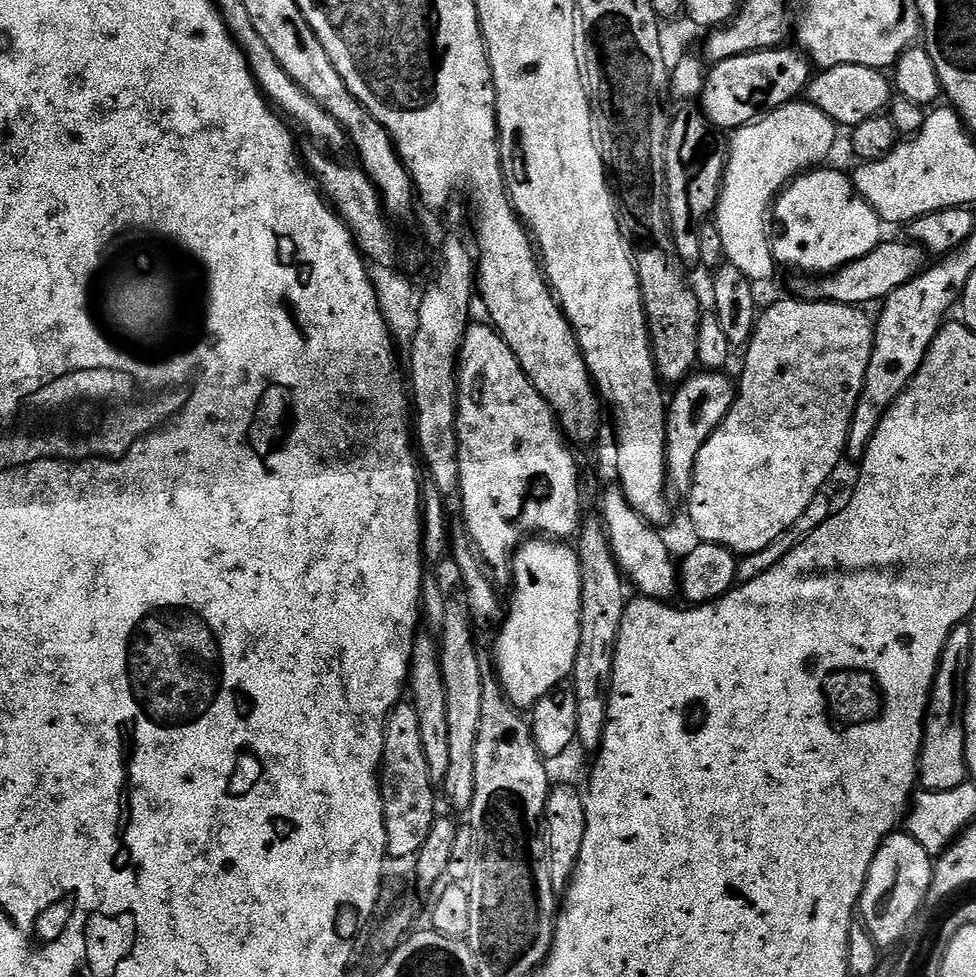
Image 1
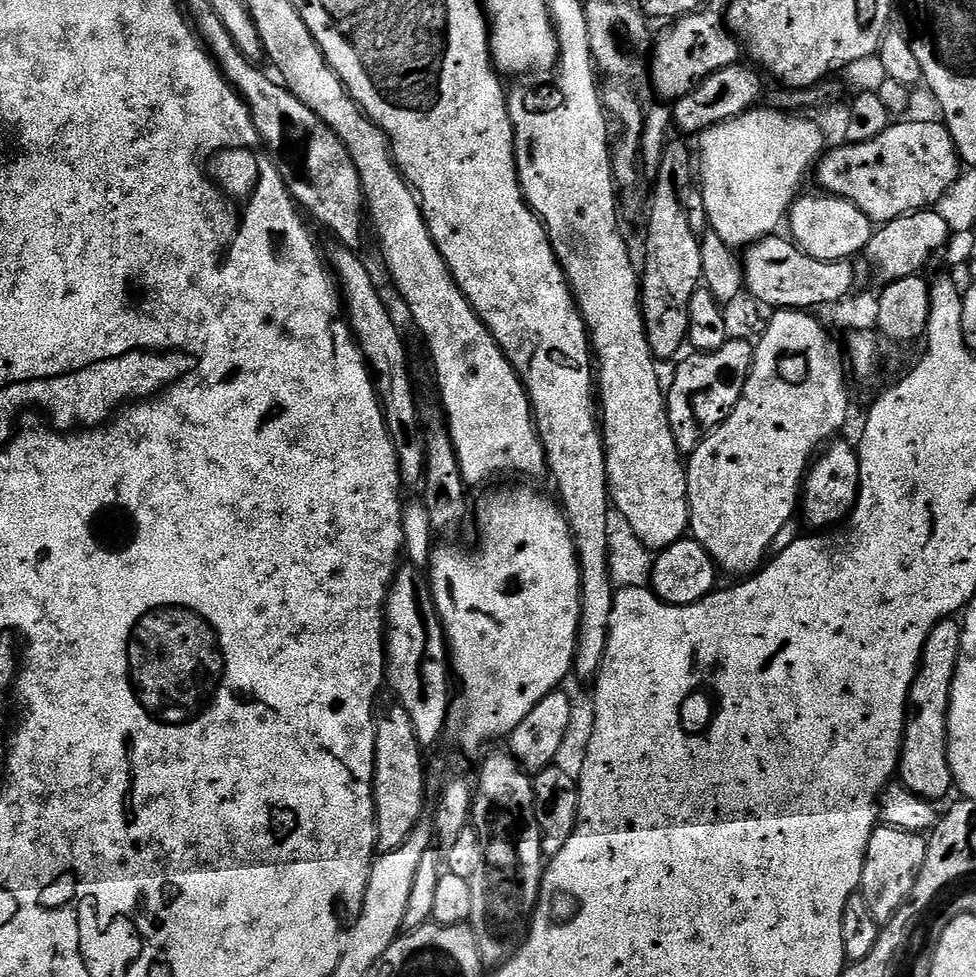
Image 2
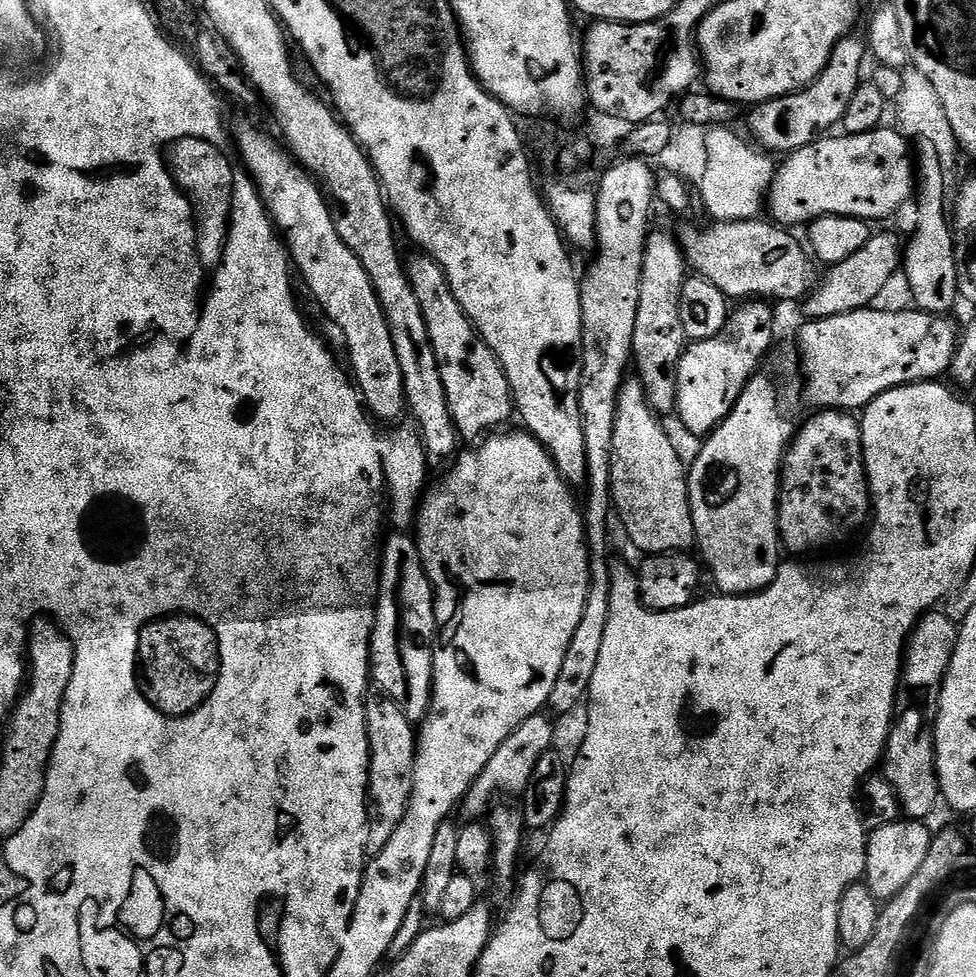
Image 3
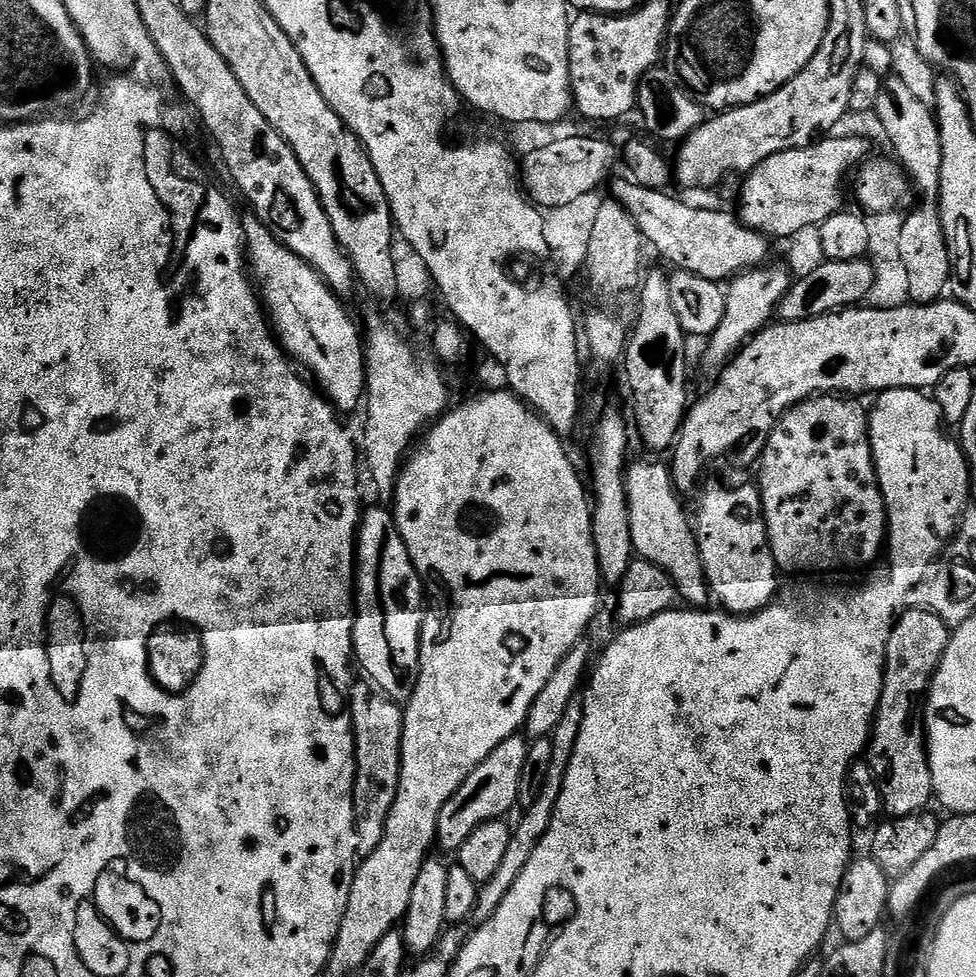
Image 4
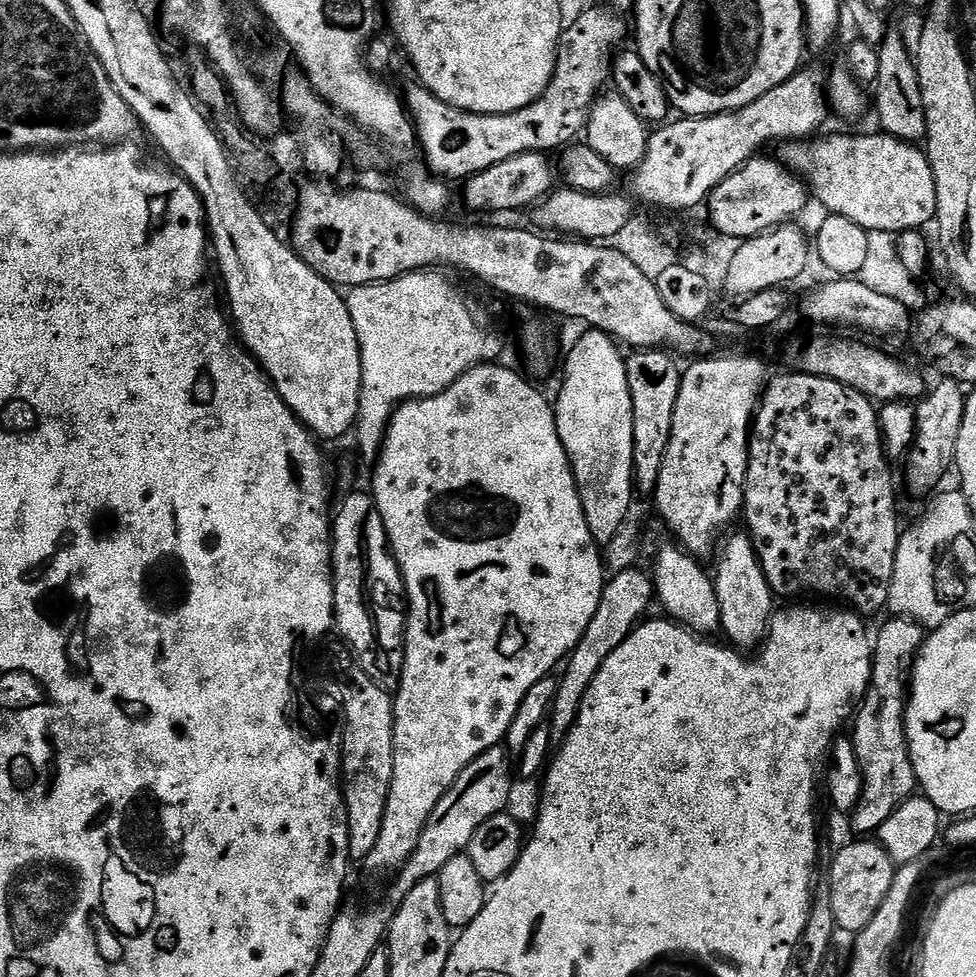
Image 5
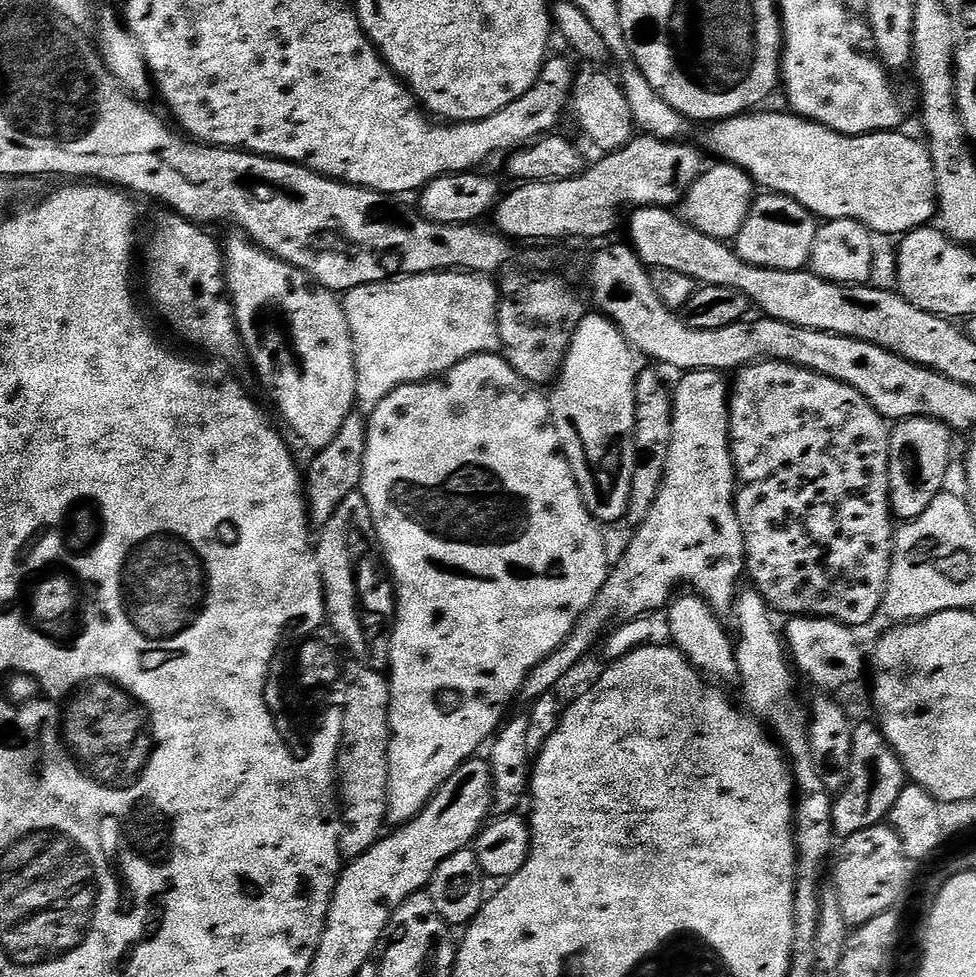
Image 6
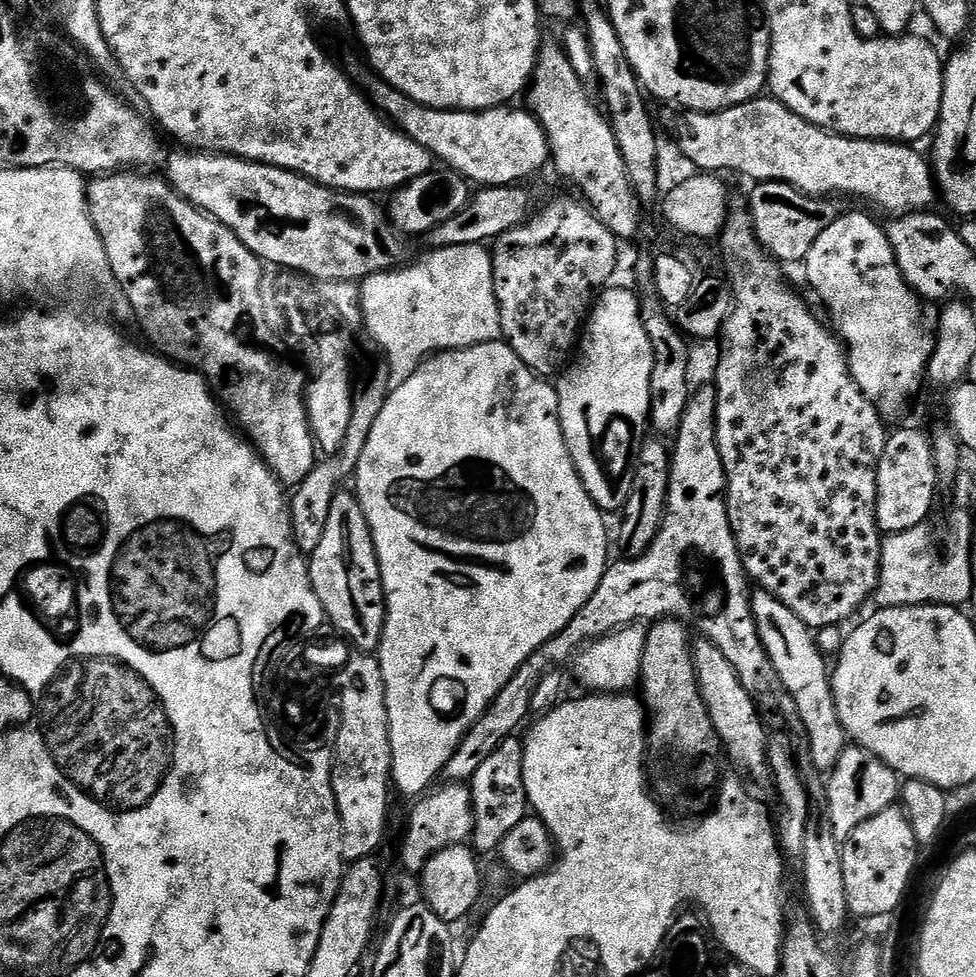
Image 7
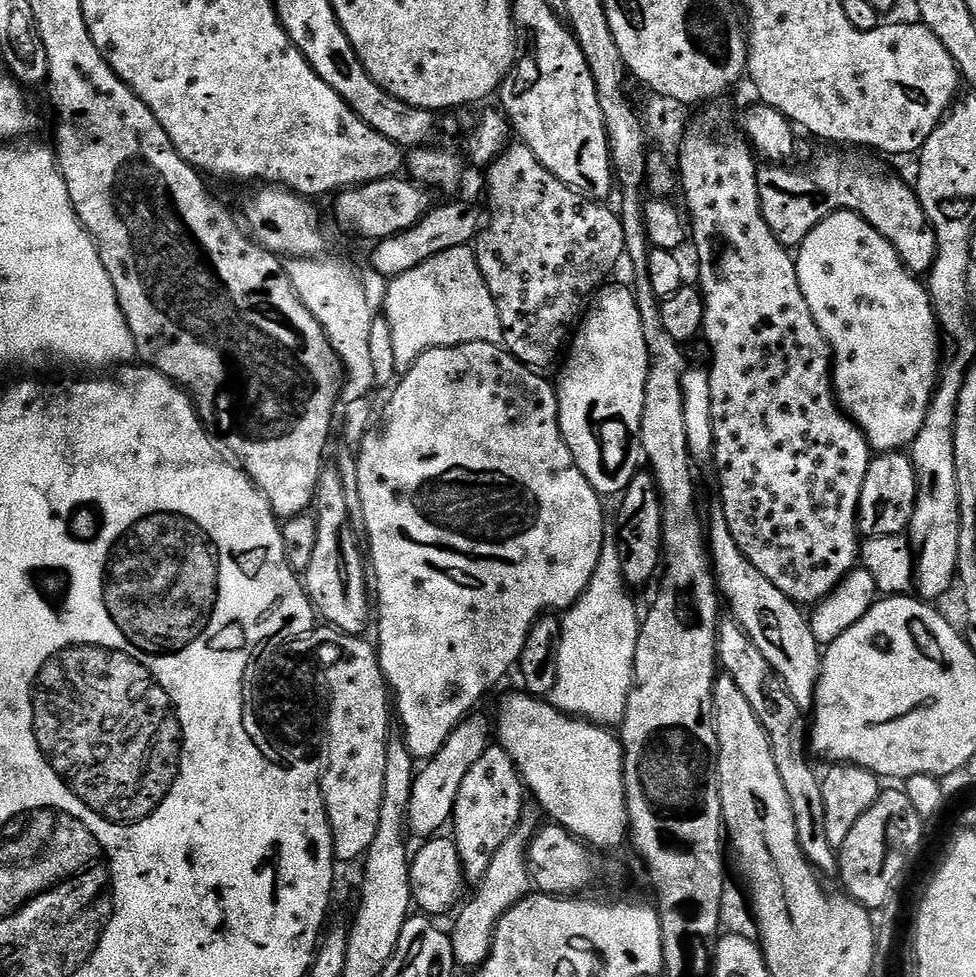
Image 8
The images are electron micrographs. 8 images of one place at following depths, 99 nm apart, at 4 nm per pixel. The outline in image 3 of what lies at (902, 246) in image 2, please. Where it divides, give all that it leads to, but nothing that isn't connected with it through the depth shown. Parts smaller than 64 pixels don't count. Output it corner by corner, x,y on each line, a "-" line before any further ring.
890,233
869,235
866,246
858,254
850,254
842,262
831,265
824,277
809,291
802,301
802,309
808,320
834,318
838,314
850,314
859,308
872,305
882,288
893,281
902,268
902,244

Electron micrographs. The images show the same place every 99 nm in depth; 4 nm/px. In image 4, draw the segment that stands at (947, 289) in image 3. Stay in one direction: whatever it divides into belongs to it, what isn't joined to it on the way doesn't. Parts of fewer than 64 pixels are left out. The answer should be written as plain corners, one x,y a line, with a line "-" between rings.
892,74
884,80
881,92
878,93
878,102
874,119
880,123
888,144
892,147
891,155
895,157
901,168
904,169
911,187
916,188
924,195
925,204
920,204
912,213
908,212
904,217
901,237
898,241
898,250
901,254
901,266
905,270
906,282
909,286
909,301
914,304
931,304
945,295
952,275
952,259
948,256
946,238
940,221
940,206
937,201
940,198
940,170
942,168
942,144
938,134
938,122
935,111
920,99
906,86
906,83
898,75

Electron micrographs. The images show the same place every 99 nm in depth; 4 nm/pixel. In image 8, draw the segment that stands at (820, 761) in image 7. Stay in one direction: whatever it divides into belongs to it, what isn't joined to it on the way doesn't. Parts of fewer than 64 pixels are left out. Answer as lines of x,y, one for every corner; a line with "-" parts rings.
716,502
706,512
706,547
710,553
710,564
713,568
718,591
732,610
731,617
742,626
744,633
762,650
766,662
774,666
774,670
786,682
786,690
790,690
790,698
798,702
805,714
813,711
816,703
816,683
820,680
820,661
822,644
812,632
809,617
804,617
805,609
786,598
766,574
758,571
758,566
738,550
738,542
734,542
734,534
730,534
730,526
726,522
723,504

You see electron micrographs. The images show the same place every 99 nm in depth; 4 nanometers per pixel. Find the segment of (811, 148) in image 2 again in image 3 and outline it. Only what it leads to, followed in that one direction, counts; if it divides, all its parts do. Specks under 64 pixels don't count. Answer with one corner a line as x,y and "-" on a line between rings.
719,126
707,129
706,151
709,162
706,174
698,184
700,200
713,221
755,220
766,204
768,189
776,177
777,161
747,135
739,136
735,127

